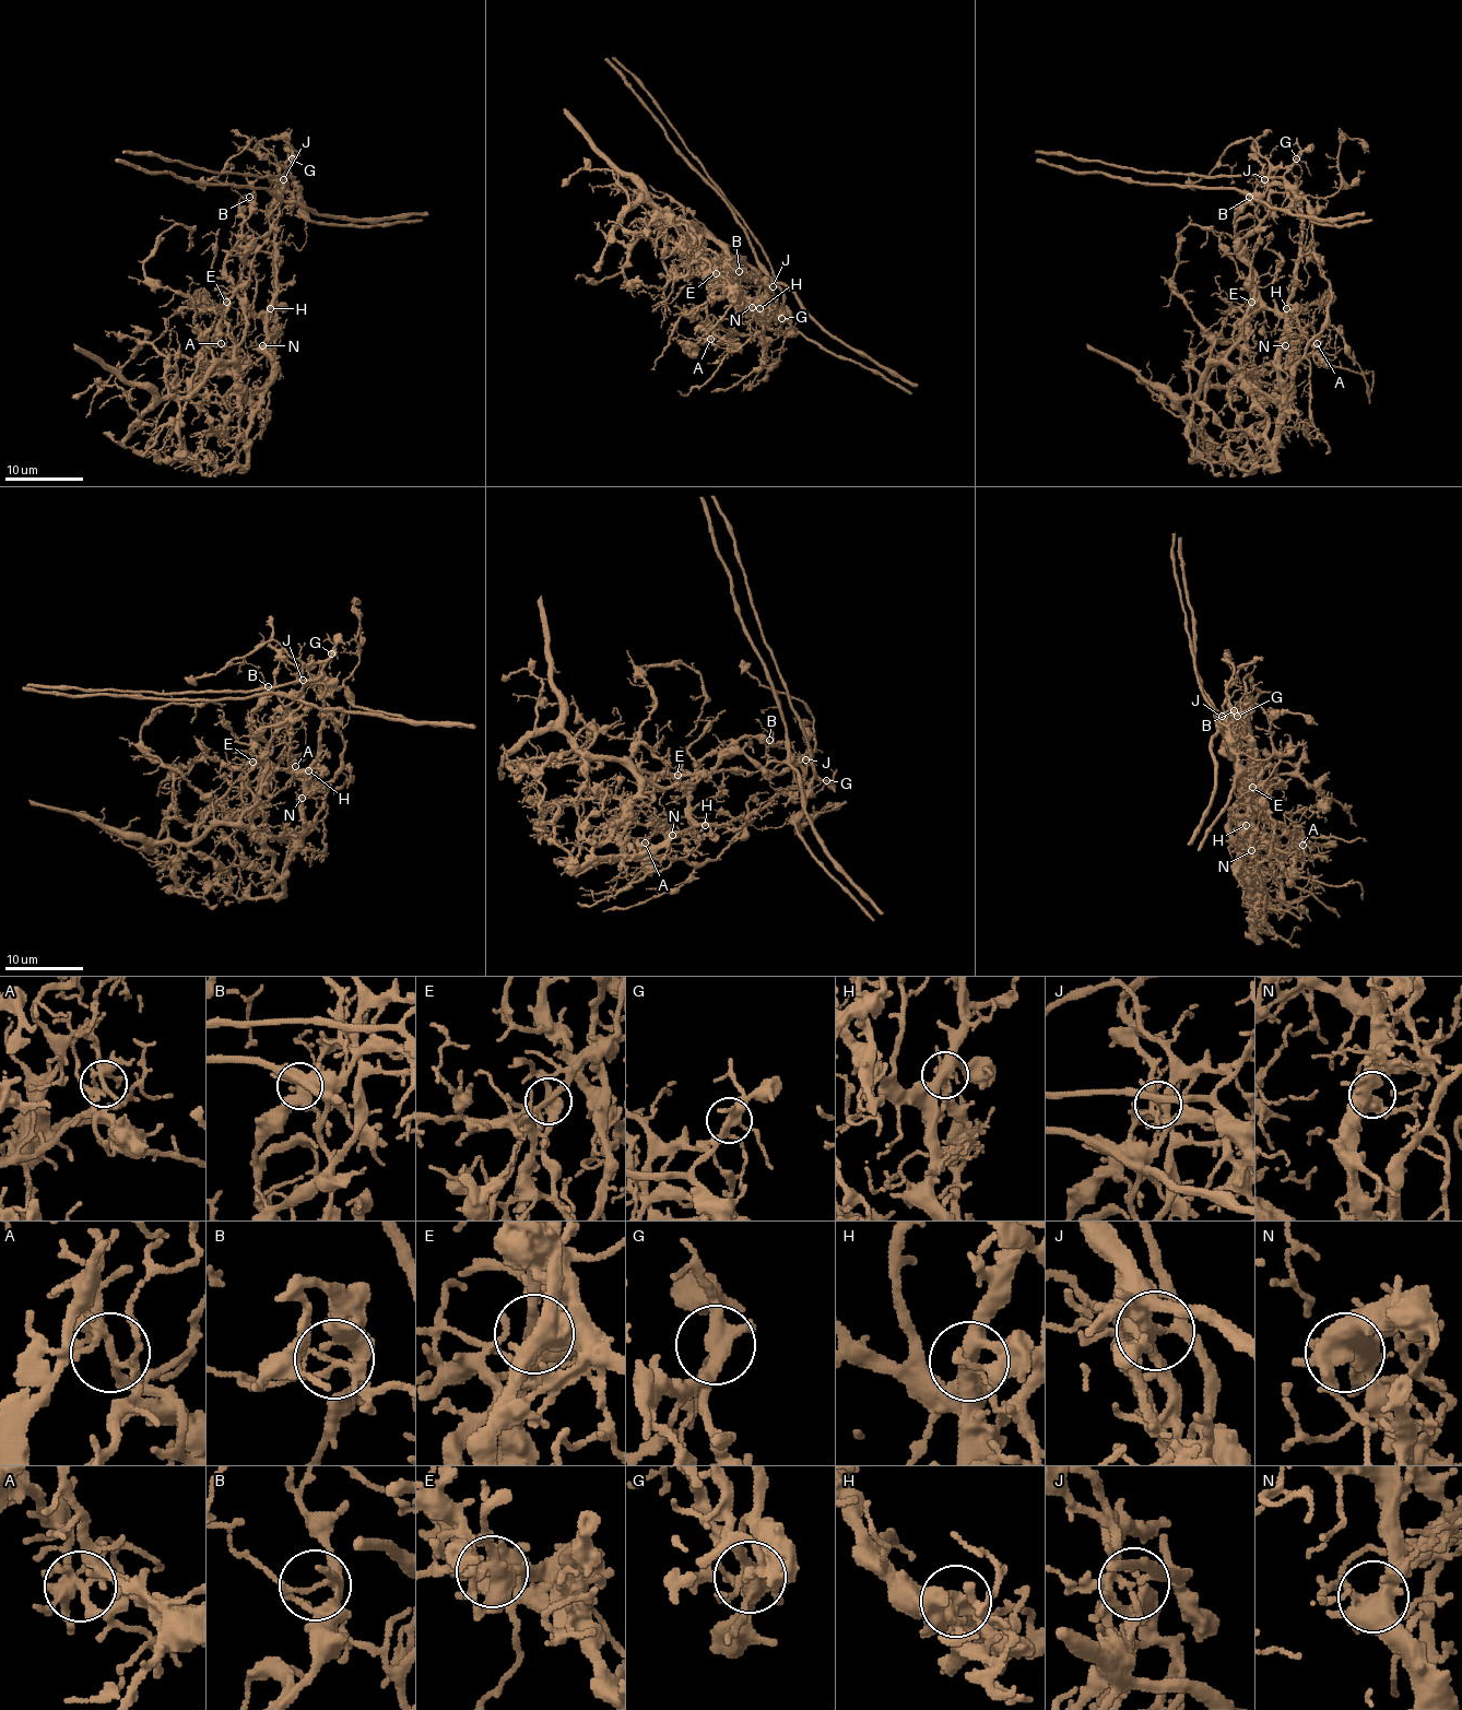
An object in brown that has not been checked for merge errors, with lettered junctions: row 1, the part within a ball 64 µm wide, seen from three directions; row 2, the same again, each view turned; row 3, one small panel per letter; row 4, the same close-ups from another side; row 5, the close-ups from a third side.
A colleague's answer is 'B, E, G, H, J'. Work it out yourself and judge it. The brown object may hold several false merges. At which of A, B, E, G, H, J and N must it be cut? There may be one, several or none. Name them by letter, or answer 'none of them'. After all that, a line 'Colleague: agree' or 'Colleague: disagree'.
B, E, G, H, J
Colleague: agree

